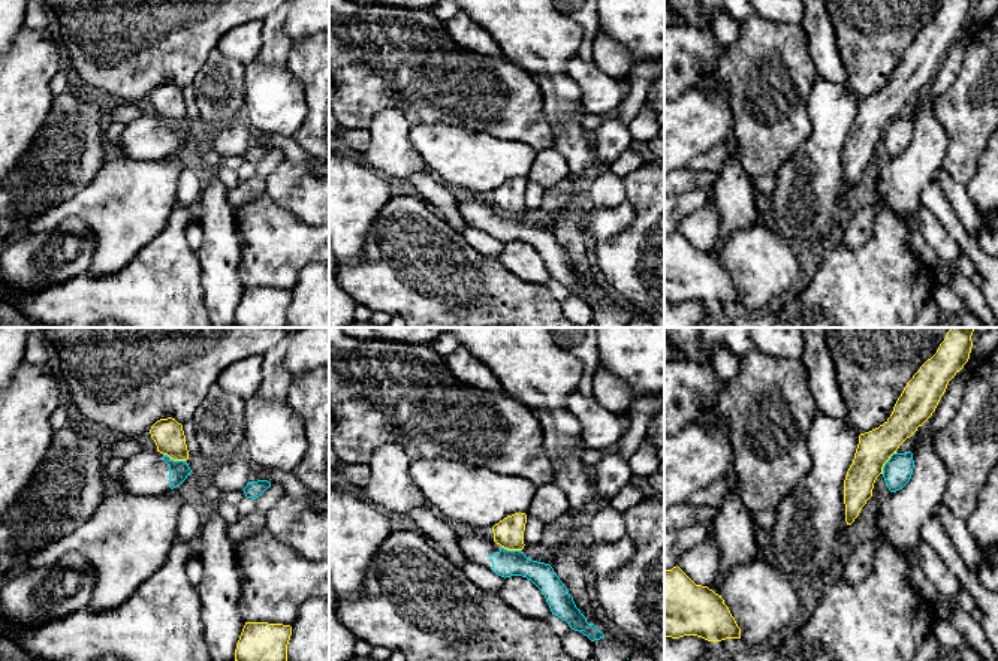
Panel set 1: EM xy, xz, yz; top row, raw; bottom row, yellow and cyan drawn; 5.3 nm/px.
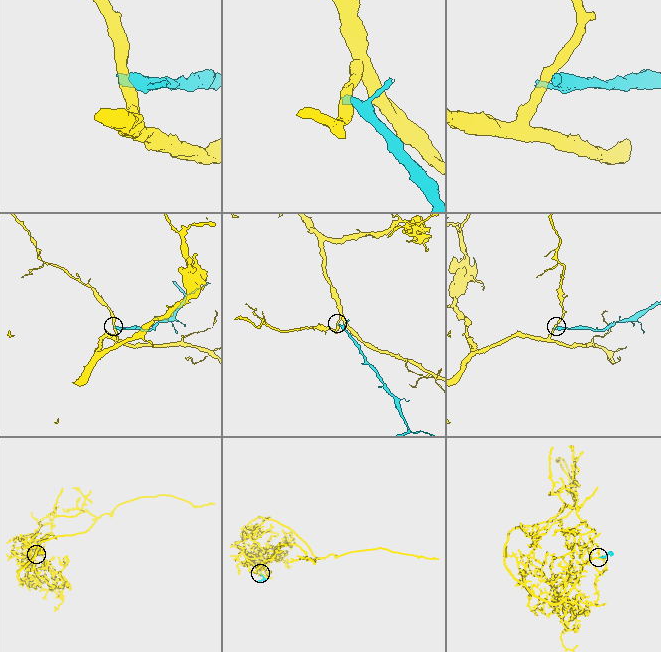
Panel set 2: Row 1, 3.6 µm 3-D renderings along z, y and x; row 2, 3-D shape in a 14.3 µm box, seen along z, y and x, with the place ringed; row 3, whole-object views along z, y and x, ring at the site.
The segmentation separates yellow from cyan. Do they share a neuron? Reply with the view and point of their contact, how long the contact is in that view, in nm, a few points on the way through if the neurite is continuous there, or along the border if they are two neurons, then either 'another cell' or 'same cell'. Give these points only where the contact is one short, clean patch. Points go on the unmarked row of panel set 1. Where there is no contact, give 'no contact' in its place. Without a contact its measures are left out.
yz (886, 126) | 150 nm | along yz (897, 117), (885, 129), (882, 138) | another cell

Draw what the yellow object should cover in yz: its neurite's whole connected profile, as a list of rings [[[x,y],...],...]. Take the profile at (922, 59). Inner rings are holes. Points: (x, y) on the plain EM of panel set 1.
[[[946,0],[937,18],[907,48],[890,82],[859,100],[854,124],[844,145],[847,190],[854,187],[872,162],[884,129],[932,81],[949,46],[968,27],[971,12],[971,0]]]

